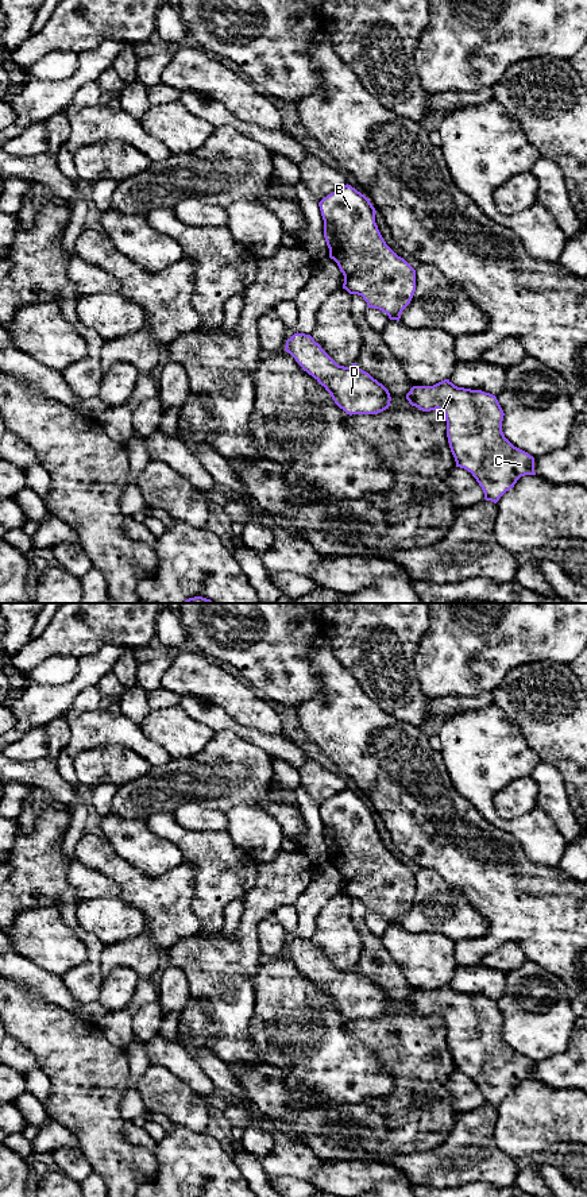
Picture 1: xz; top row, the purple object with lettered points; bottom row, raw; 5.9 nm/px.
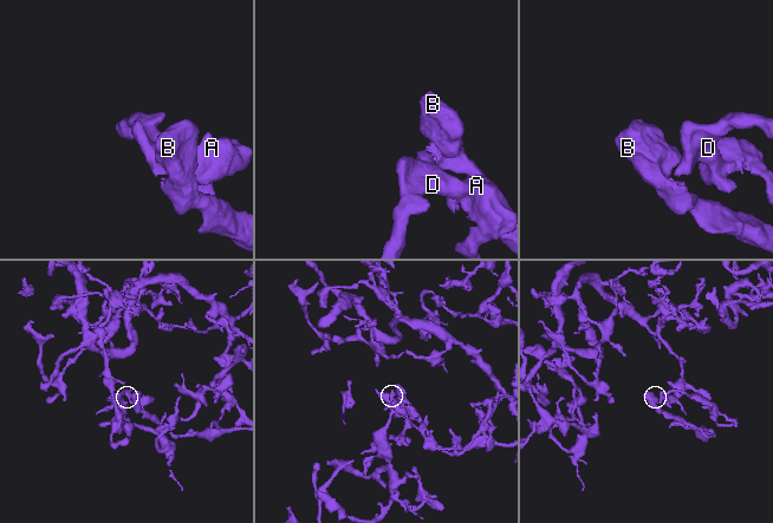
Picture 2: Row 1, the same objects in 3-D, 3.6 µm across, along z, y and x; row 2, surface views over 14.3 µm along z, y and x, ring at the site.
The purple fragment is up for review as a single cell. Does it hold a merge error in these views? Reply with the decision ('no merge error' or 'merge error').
no merge error

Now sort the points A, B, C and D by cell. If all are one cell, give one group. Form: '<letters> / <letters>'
A B C D

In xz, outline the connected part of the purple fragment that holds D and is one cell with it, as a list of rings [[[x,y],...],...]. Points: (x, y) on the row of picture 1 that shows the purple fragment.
[[[294,333],[285,351],[331,394],[347,414],[378,414],[390,406],[389,390],[354,363],[339,366],[310,335]]]

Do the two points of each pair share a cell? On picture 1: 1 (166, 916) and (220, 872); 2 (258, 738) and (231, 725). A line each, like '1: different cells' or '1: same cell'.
1: different cells
2: same cell

